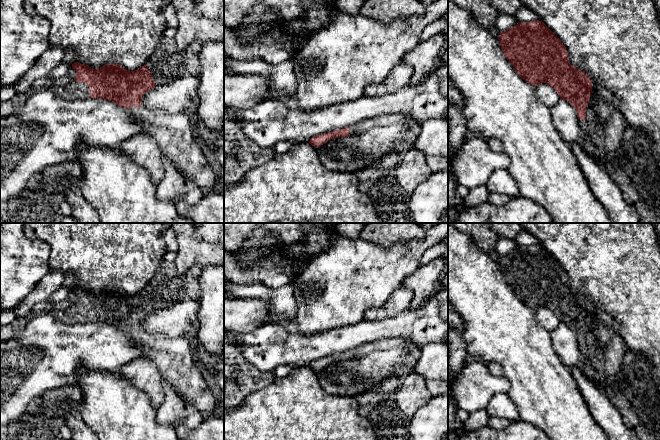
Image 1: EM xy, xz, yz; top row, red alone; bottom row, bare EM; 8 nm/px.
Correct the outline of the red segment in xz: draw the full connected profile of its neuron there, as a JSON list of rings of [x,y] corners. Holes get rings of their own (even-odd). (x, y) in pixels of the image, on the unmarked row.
[[[383,338],[371,343],[366,343],[366,344],[357,346],[343,353],[317,359],[311,362],[309,367],[314,371],[319,371],[331,363],[363,358],[368,353],[374,350],[385,350],[385,349],[391,349],[394,347],[405,347],[405,346],[406,346],[406,340],[399,339],[399,338]]]

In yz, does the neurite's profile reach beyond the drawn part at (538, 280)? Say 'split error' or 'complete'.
split error

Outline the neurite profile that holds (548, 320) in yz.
[[[546,307],[536,310],[535,314],[540,325],[550,333],[552,333],[560,324],[555,313]]]

